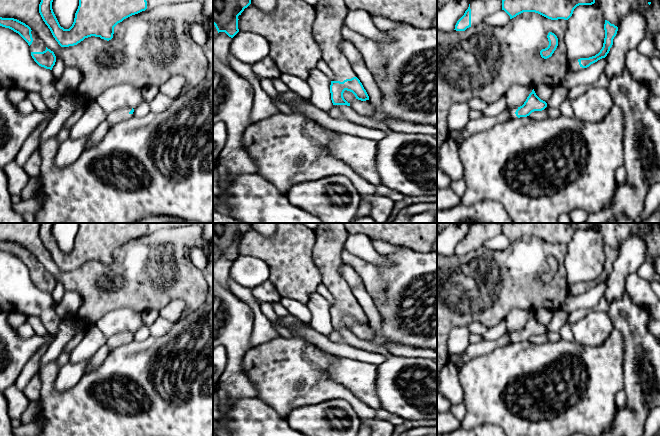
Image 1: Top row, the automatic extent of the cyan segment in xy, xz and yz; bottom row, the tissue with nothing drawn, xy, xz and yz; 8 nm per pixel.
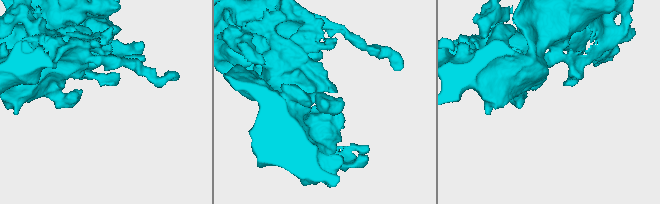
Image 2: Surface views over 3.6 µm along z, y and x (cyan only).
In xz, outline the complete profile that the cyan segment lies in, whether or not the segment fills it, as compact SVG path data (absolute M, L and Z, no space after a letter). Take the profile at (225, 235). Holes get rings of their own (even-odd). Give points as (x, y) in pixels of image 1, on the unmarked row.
M213 223L213 248L218 257L225 256L233 262L238 256L238 240L251 228L251 223Z

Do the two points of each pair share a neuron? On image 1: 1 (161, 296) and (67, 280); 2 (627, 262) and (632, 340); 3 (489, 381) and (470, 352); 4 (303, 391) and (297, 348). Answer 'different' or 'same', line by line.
1: same
2: different
3: different
4: same

